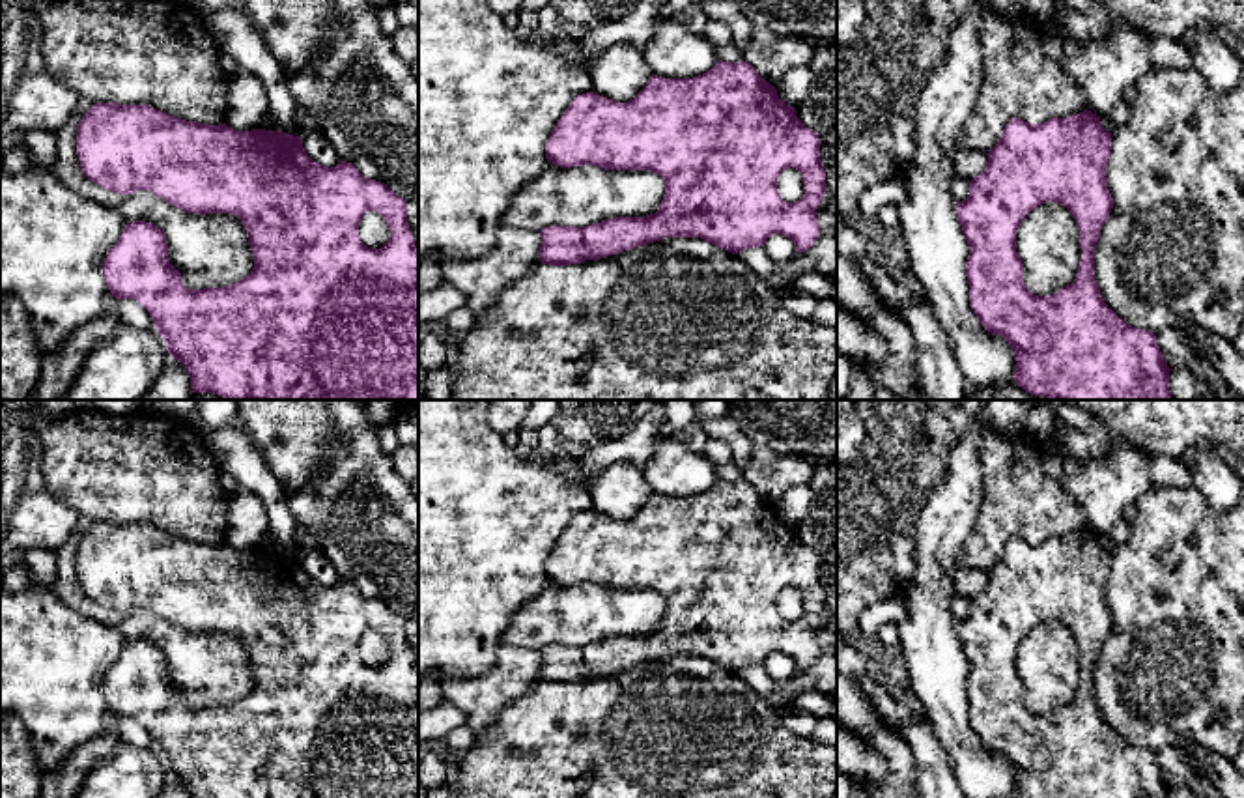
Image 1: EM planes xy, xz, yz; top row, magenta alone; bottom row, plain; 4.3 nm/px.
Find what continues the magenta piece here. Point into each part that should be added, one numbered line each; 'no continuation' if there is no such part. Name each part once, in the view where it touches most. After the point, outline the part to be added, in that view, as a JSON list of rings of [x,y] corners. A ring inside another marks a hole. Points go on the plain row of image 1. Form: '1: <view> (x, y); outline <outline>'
no continuation

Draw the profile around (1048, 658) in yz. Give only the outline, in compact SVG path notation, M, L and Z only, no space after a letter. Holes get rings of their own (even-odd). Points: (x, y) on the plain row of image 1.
M1044 620L1025 634L1016 650L1024 701L1035 714L1053 714L1074 701L1081 678L1080 648L1072 632Z

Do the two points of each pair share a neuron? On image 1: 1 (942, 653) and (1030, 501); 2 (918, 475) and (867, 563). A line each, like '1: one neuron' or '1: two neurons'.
1: two neurons
2: one neuron

